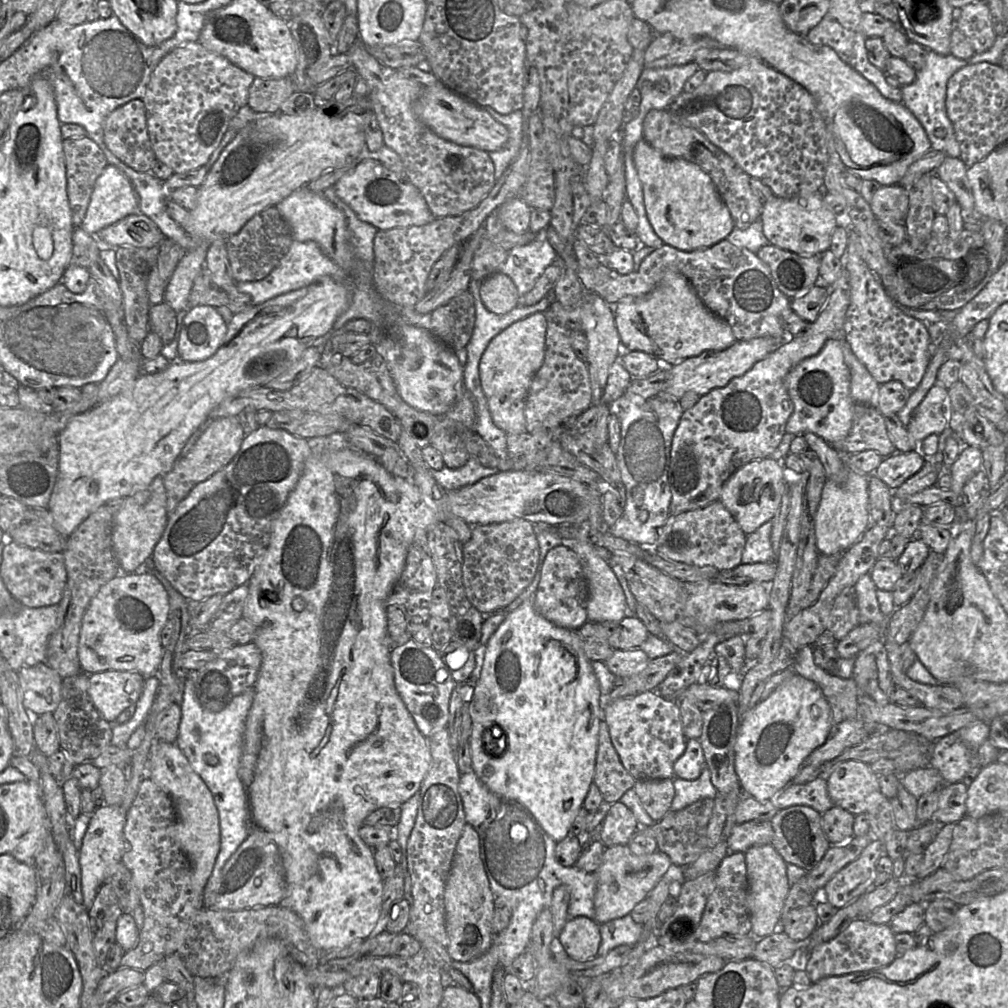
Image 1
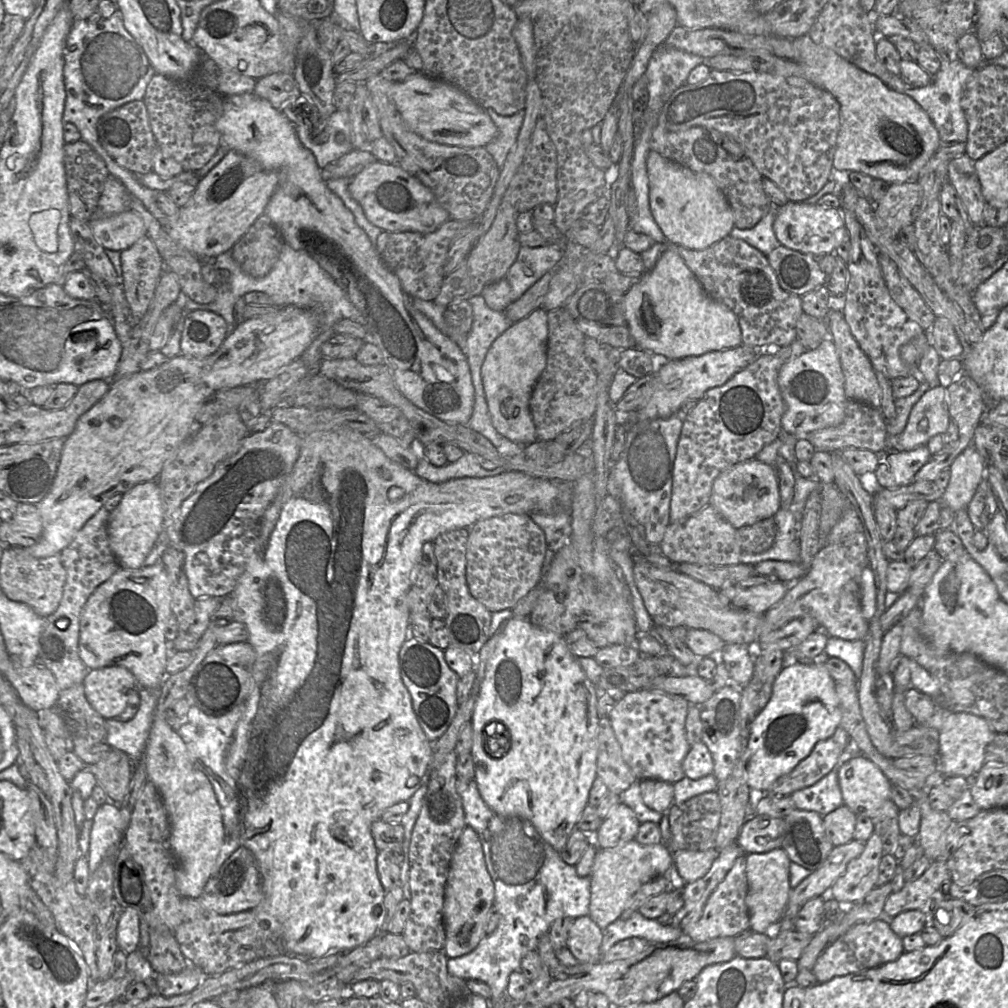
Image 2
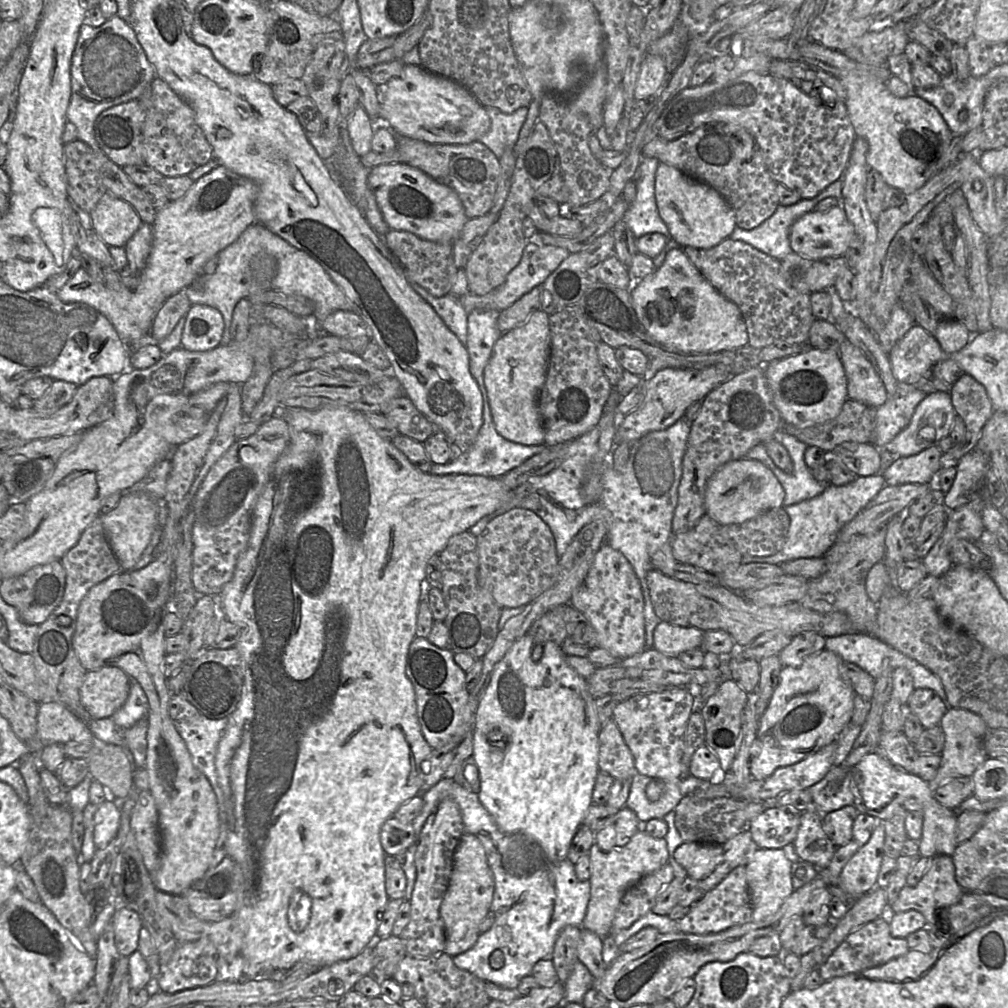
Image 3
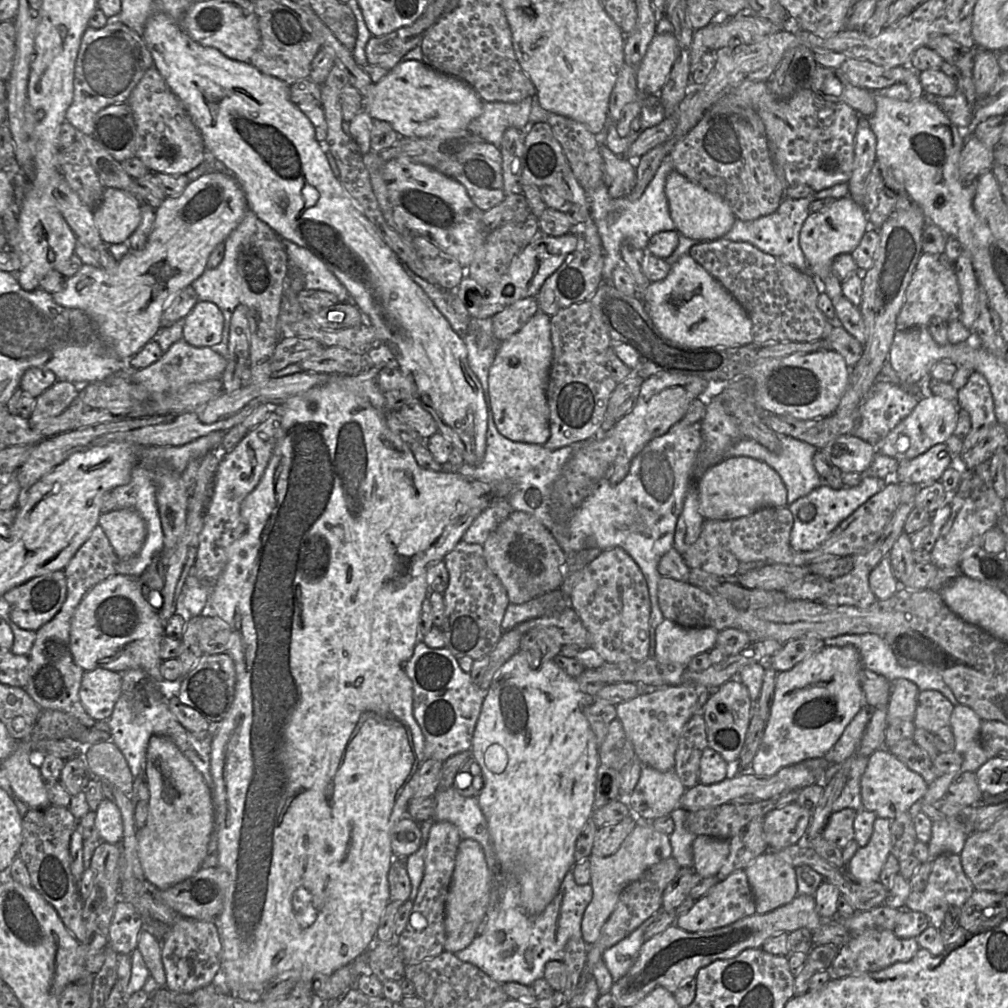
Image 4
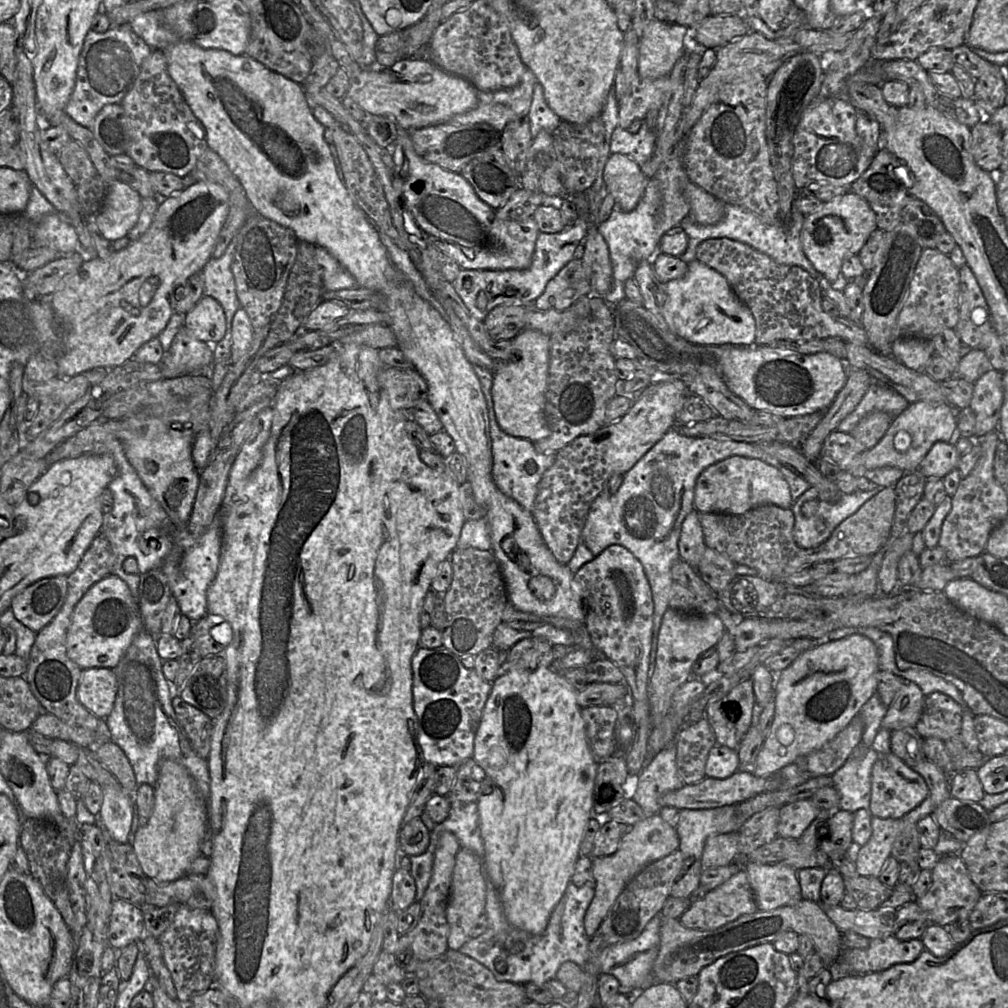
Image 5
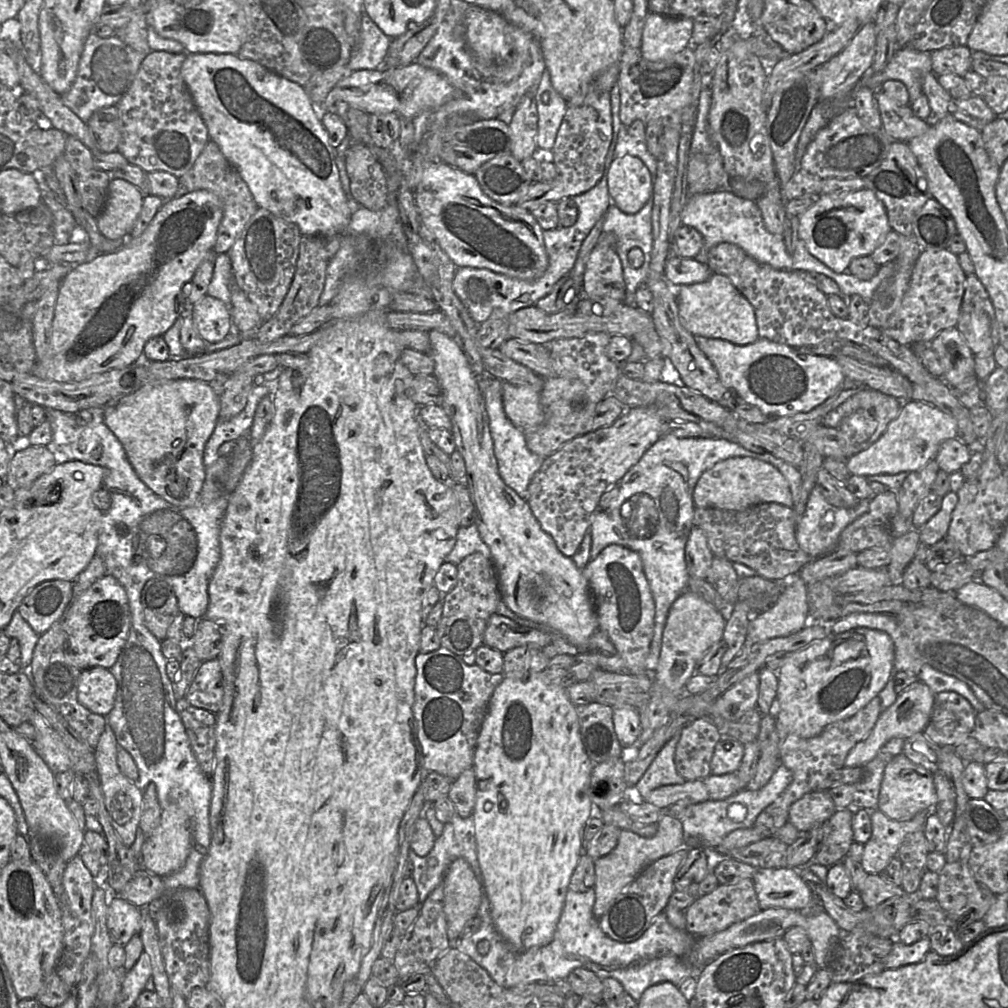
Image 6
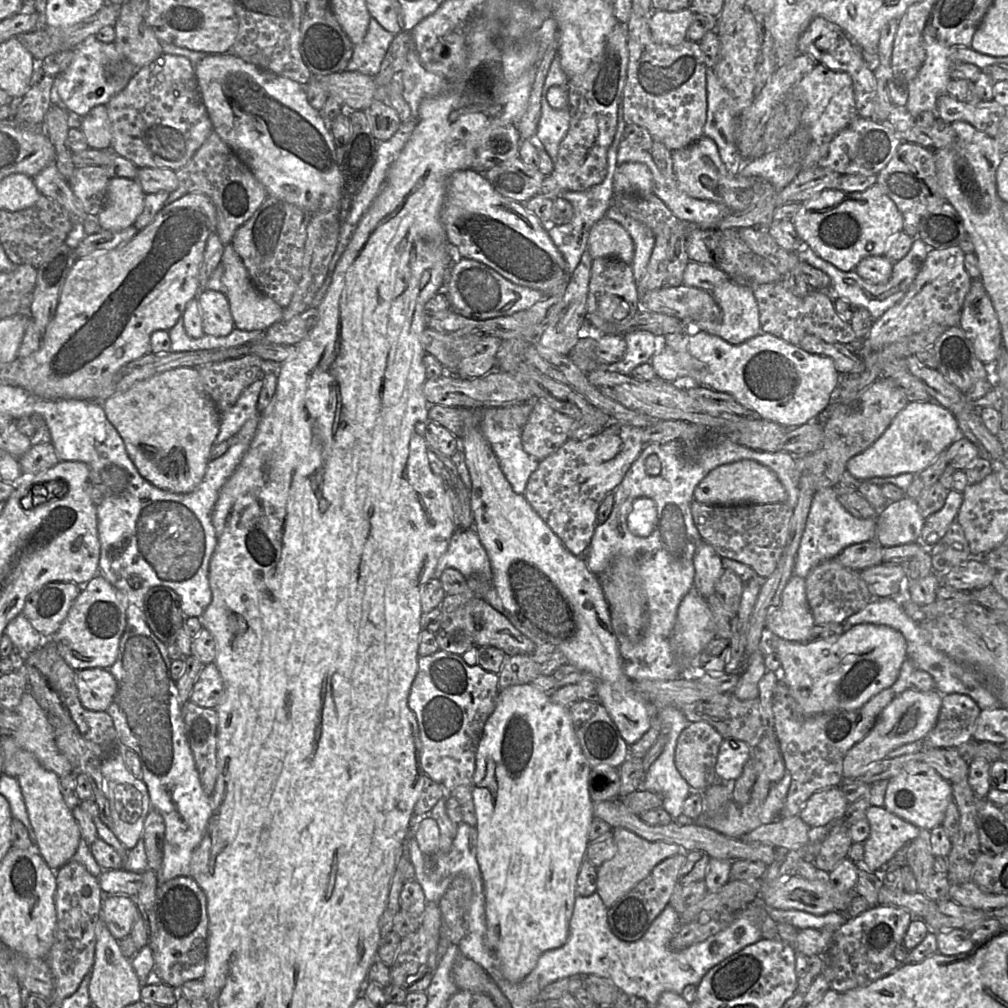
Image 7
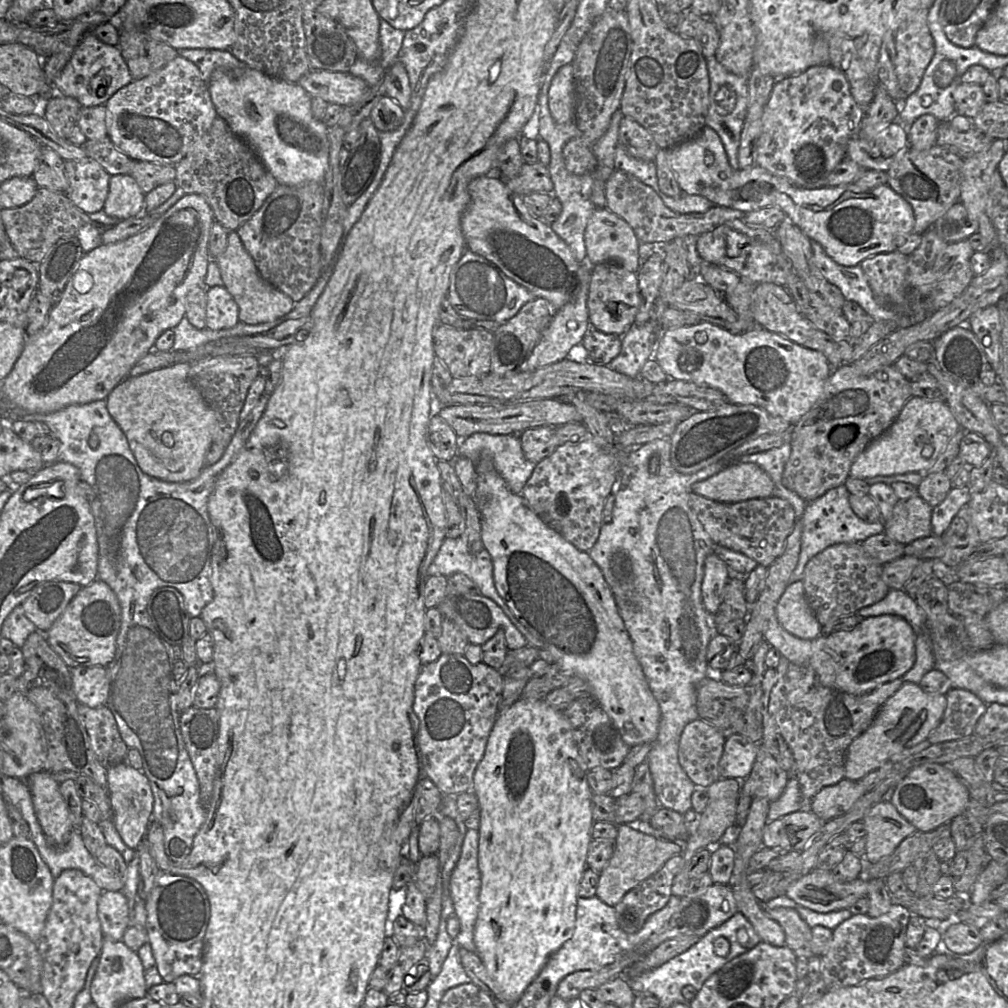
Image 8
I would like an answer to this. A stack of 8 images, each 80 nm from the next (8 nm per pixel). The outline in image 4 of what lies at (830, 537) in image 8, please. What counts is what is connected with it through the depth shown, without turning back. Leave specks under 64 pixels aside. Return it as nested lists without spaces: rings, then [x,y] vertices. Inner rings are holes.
[[[862,474],[861,482],[854,487],[843,487],[834,489],[826,484],[821,484],[812,490],[806,496],[798,498],[792,504],[788,505],[788,509],[793,515],[793,526],[790,533],[790,545],[797,551],[810,551],[818,547],[825,541],[830,533],[846,518],[848,518],[856,509],[864,504],[869,498],[880,492],[888,483],[887,480]],[[806,504],[813,504],[816,507],[815,517],[804,522],[800,520],[798,512]]]

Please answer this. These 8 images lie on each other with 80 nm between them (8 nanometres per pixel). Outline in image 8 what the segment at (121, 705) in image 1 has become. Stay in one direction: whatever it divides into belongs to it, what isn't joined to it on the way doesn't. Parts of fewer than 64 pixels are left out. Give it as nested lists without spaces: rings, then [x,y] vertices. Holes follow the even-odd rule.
[[[102,666],[71,668],[71,692],[80,704],[97,708],[106,704],[110,679]]]

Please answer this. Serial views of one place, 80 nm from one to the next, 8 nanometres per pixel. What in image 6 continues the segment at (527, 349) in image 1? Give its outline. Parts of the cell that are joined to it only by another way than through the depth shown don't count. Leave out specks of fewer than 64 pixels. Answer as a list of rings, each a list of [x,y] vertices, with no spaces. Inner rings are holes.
[[[503,381],[502,401],[504,411],[510,421],[522,431],[531,429],[544,420],[540,402],[541,392],[524,386]]]

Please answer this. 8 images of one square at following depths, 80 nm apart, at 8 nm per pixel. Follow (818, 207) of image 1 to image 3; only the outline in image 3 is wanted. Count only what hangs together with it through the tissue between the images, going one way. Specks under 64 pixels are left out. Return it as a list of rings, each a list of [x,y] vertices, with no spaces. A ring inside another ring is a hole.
[[[840,204],[827,212],[816,210],[808,212],[792,225],[789,234],[792,250],[800,256],[811,260],[843,256],[855,237],[854,227]]]

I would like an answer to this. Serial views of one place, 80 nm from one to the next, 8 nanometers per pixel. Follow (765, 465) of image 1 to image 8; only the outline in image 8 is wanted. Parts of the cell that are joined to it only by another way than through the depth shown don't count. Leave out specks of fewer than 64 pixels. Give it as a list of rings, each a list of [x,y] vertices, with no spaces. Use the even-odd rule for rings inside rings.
[[[732,462],[720,472],[692,485],[694,493],[723,503],[771,497],[774,489],[772,479],[760,466],[741,462]]]

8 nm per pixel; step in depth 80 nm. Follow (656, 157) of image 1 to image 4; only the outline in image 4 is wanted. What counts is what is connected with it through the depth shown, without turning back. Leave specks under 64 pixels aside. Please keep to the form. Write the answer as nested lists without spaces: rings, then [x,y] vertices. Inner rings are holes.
[[[675,170],[667,176],[665,194],[675,229],[697,243],[723,238],[735,222],[735,215],[723,198],[706,190]]]

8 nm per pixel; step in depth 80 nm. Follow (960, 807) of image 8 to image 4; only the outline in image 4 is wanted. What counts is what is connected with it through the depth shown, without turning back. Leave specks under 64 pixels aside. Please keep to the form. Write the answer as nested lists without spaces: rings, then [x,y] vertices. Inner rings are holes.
[[[879,748],[868,757],[867,767],[861,777],[861,801],[863,809],[873,812],[877,817],[893,820],[921,800],[927,790],[928,784],[925,780],[888,749]]]

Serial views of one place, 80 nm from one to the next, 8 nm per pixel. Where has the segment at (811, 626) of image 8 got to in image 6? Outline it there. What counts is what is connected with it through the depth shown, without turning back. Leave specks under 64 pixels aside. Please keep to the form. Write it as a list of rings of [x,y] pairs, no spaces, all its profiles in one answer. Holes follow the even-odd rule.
[[[798,573],[785,577],[785,589],[767,611],[751,617],[744,645],[788,636],[803,629],[810,619],[807,601],[808,585]]]

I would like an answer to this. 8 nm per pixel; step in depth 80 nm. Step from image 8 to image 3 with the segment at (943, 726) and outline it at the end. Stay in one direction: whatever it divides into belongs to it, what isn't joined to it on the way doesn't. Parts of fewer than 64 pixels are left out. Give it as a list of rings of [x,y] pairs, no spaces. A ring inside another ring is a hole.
[[[914,689],[907,705],[925,729],[939,726],[948,710],[948,705],[931,689]]]

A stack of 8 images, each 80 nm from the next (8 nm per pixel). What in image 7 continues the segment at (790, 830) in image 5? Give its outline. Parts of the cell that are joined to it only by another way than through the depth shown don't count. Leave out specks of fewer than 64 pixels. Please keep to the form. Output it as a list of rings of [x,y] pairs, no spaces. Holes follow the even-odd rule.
[[[840,785],[827,787],[807,800],[799,816],[810,828],[831,825],[844,817],[848,806]]]

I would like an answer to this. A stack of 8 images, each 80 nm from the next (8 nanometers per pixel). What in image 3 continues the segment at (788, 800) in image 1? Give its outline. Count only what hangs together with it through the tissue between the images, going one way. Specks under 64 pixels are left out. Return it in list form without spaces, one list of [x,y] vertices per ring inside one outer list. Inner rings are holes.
[[[833,765],[822,780],[807,788],[812,796],[813,812],[817,813],[822,819],[830,812],[853,805],[854,796],[850,789],[850,781],[850,772],[846,774],[846,770],[841,765]],[[842,779],[843,782],[836,788],[832,781],[840,782]]]

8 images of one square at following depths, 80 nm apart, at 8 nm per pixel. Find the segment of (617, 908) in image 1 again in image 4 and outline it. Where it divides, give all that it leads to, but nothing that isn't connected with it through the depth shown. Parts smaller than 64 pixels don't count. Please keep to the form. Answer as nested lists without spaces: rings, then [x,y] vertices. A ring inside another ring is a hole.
[[[640,820],[617,852],[606,857],[591,853],[589,856],[590,884],[593,889],[593,897],[585,909],[581,923],[582,938],[586,944],[591,945],[599,938],[601,929],[614,911],[622,890],[637,880],[648,868],[671,856],[669,835],[657,831],[651,822]],[[700,835],[693,841],[692,852],[694,873],[703,877],[714,876],[729,855],[729,840]]]

